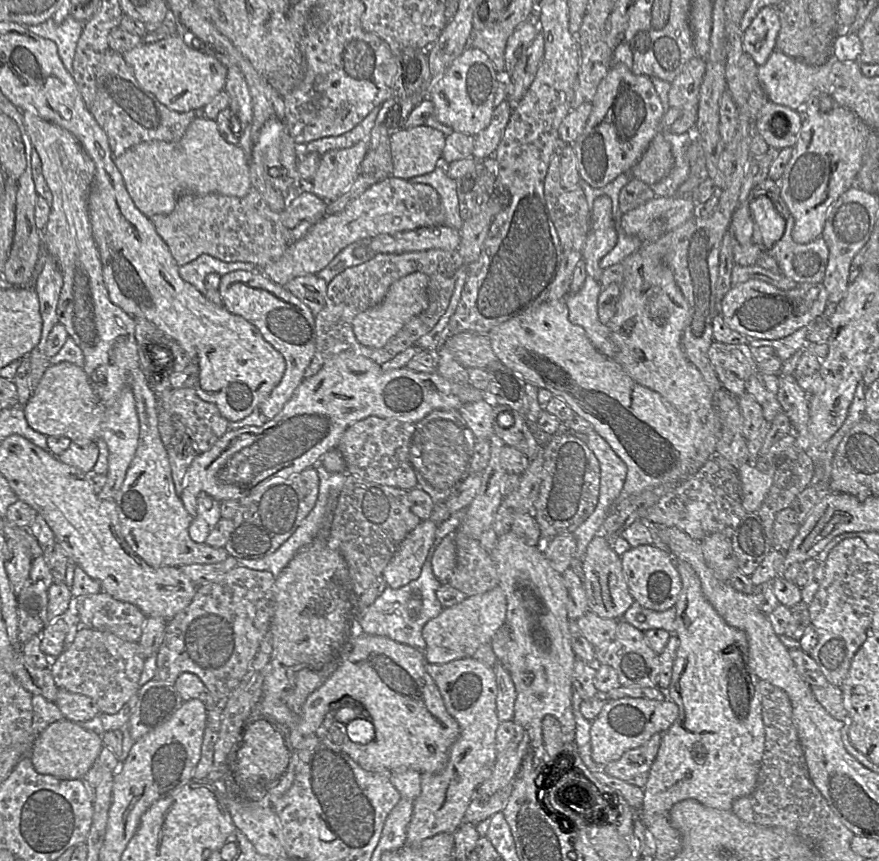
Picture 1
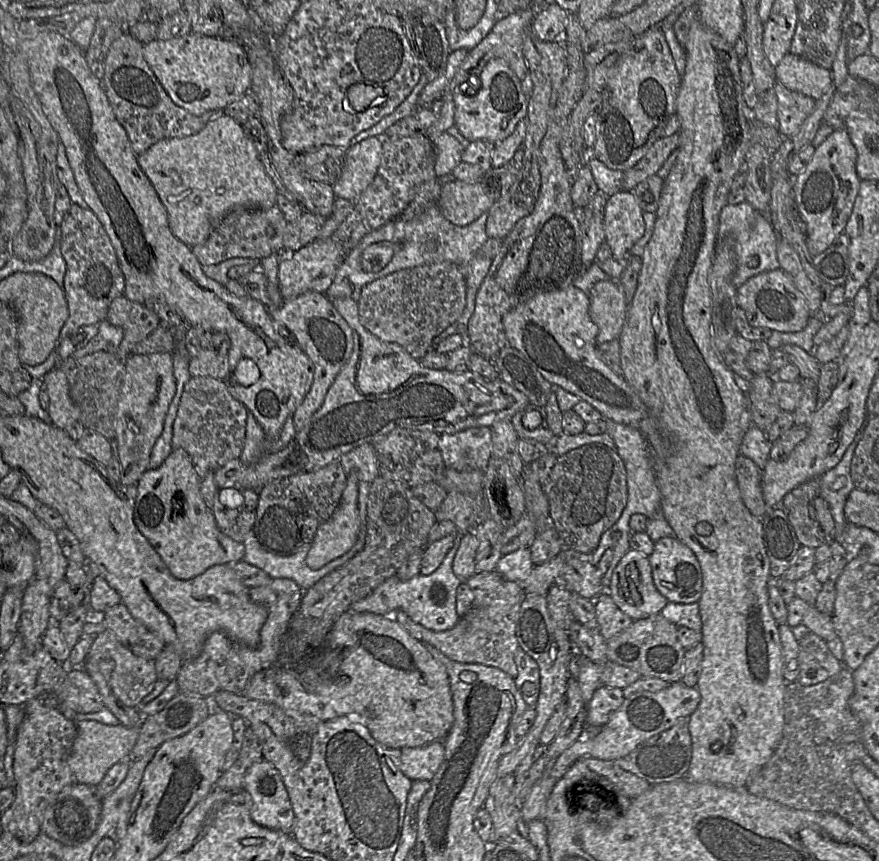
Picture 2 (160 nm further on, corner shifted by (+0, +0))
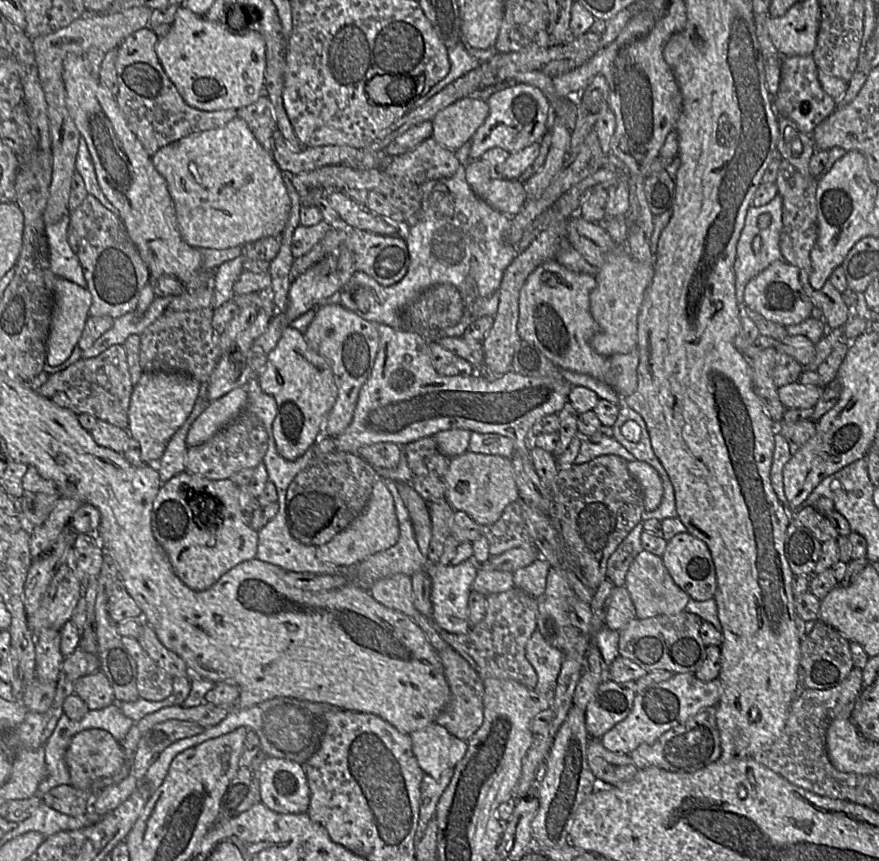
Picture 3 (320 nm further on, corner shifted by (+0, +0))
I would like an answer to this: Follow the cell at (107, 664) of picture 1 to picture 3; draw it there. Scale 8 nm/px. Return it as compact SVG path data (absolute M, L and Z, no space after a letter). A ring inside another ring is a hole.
M122 637L122 643L137 665L138 697L160 701L170 696L173 692L173 677L155 663L136 638Z

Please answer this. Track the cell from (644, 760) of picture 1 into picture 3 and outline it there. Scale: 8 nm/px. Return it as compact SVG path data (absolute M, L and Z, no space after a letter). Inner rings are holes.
M716 706L703 709L685 723L677 725L651 744L642 744L629 755L641 770L657 767L674 773L691 773L707 767L721 756L721 738L716 723Z

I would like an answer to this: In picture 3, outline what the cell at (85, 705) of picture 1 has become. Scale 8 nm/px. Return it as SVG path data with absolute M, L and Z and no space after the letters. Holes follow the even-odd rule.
M101 671L80 676L74 693L87 704L90 711L103 709L114 701L113 690Z

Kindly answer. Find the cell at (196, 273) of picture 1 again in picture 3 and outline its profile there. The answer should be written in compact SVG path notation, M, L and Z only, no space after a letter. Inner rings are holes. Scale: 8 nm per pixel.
M240 256L227 261L214 270L213 291L214 300L211 305L213 309L231 300L234 293L234 284L243 271L242 262L245 257Z

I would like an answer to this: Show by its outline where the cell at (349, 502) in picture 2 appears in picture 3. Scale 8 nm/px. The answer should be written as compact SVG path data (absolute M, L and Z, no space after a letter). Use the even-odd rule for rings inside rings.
M380 477L373 486L371 497L363 512L332 540L317 547L316 557L321 562L336 566L353 566L369 556L395 545L399 535L399 521L394 497L384 484L384 479Z

